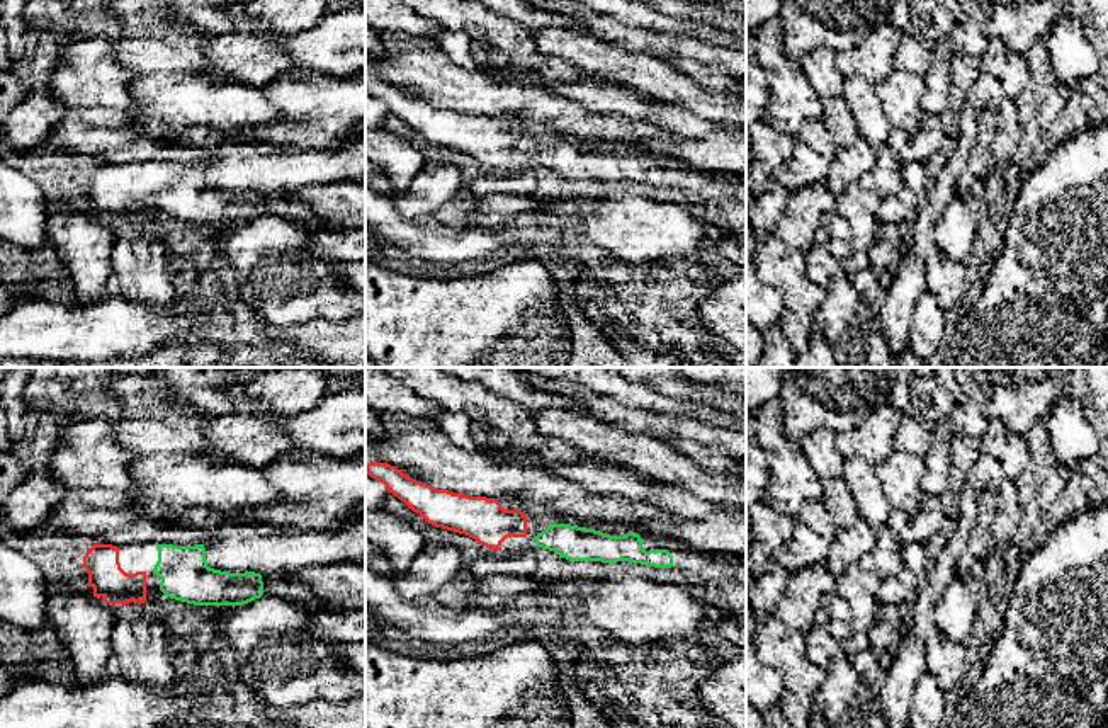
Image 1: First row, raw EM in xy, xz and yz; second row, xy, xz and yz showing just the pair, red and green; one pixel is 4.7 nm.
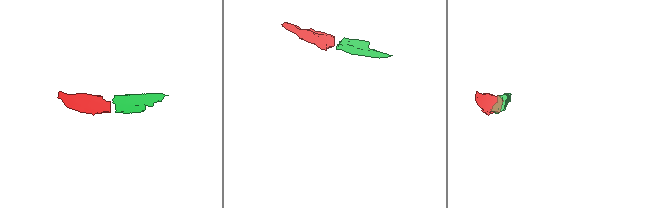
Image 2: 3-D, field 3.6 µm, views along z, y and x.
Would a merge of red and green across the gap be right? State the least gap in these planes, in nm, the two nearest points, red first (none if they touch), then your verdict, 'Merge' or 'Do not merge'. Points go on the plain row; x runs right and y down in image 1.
Distance 40 nm. Across: xy (145, 191), (153, 191). Merge

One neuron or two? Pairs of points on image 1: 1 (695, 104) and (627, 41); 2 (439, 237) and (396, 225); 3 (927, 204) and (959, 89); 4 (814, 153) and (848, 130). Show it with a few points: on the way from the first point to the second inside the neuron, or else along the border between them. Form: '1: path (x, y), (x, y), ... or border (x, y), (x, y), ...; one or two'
1: border (602, 43), (648, 53), (667, 63); two
2: path (429, 237), (407, 233); one
3: border (964, 101), (959, 133), (950, 142); two
4: border (819, 119), (838, 147); two

